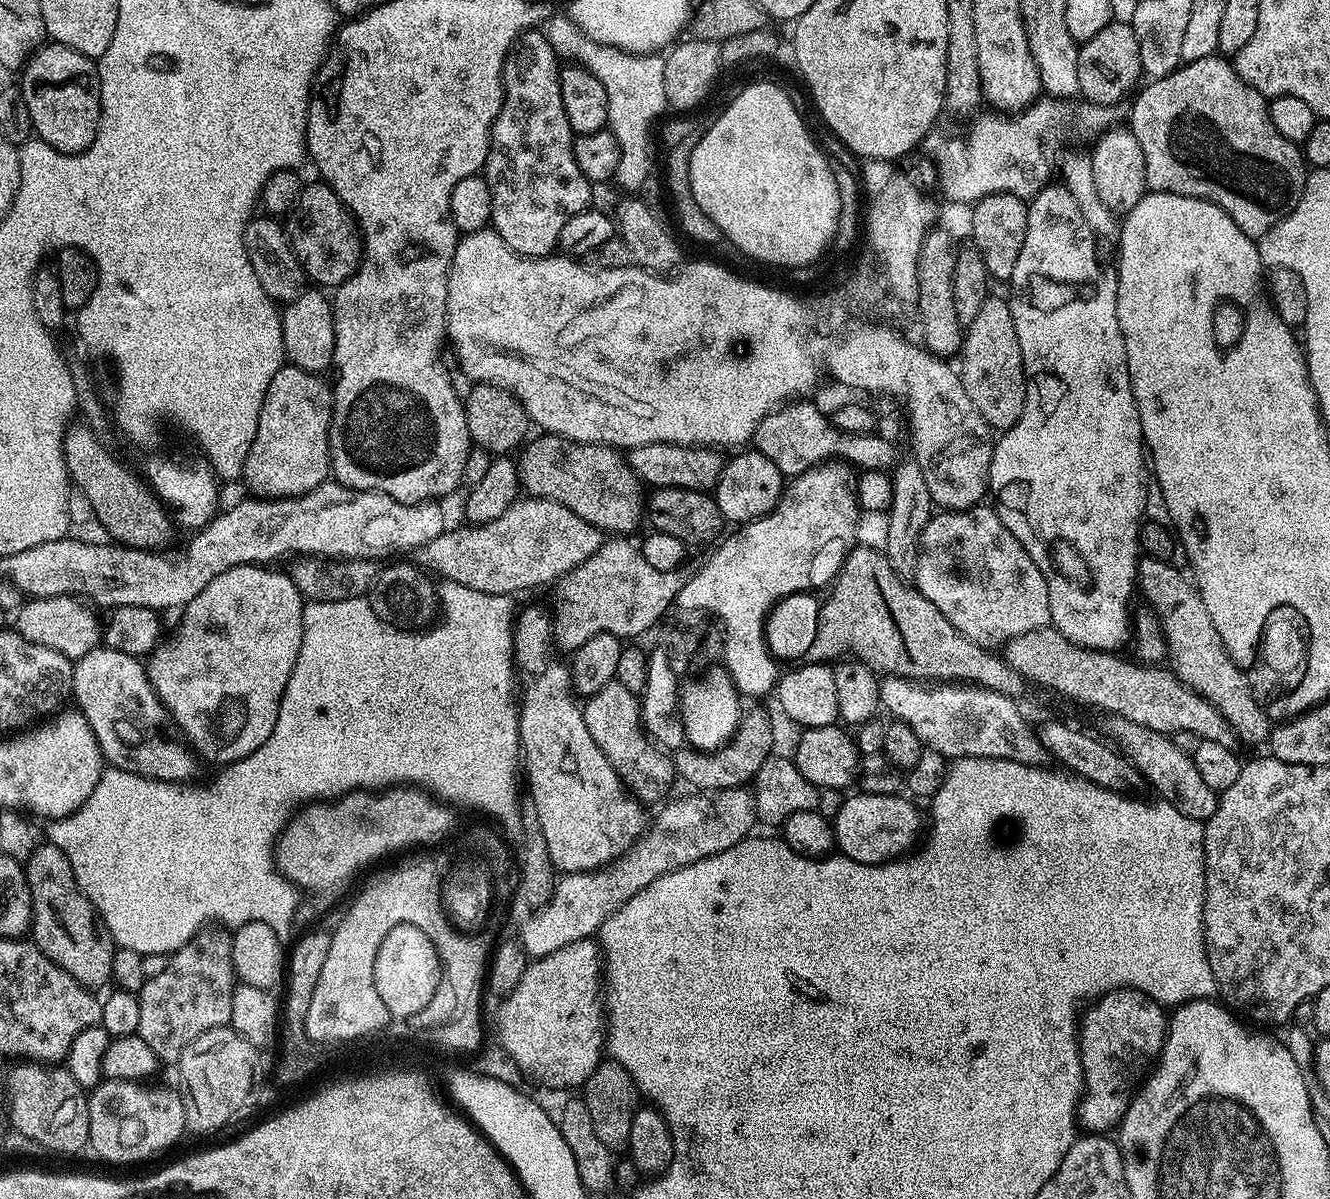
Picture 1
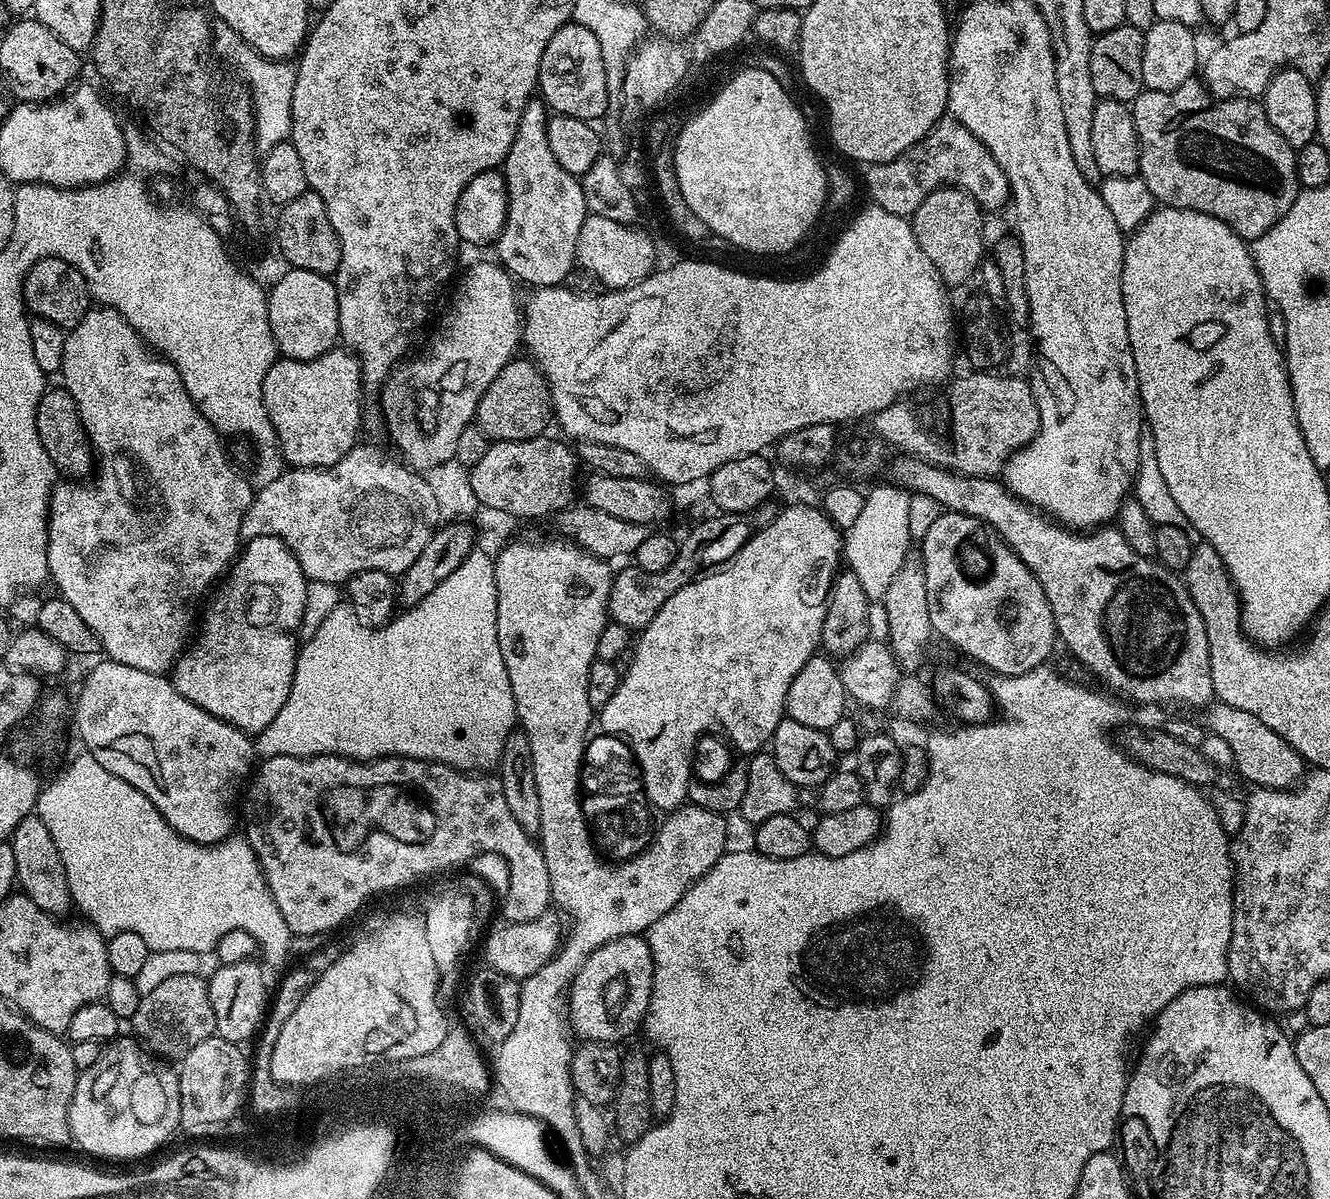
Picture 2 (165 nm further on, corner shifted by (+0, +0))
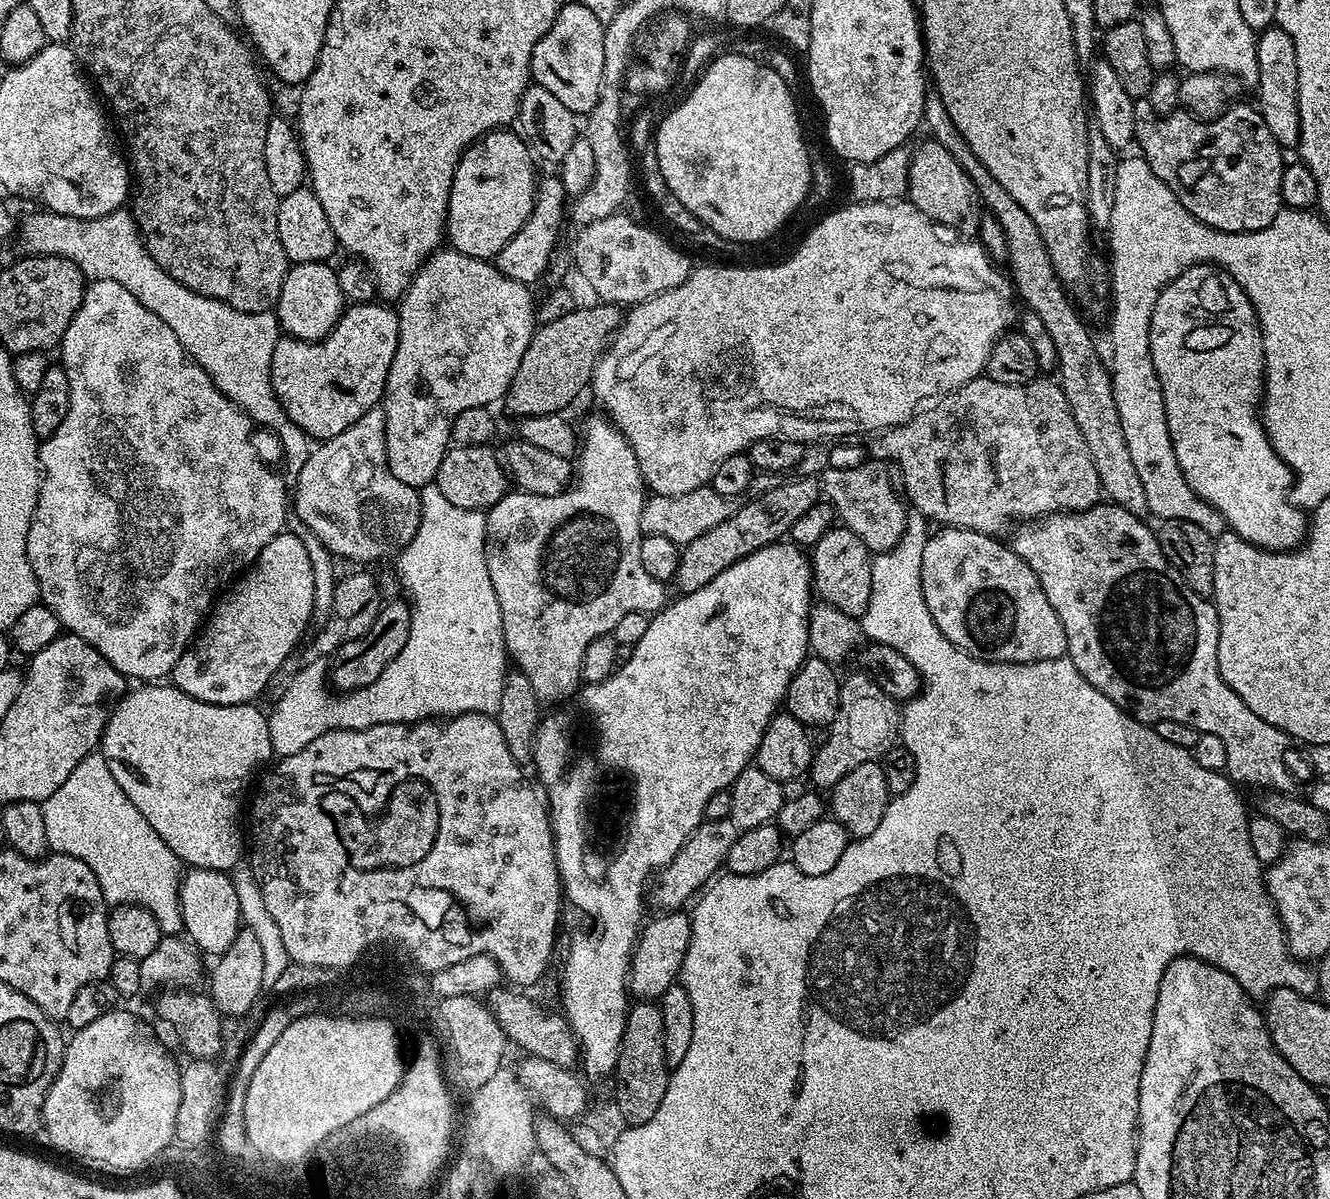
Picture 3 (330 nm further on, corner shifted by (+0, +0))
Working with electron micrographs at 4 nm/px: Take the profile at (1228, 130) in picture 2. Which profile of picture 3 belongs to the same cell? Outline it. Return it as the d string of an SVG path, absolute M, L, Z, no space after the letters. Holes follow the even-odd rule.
M1235 105L1211 122L1198 120L1183 110L1168 115L1144 112L1136 115L1139 155L1170 186L1191 216L1223 232L1253 232L1274 222L1282 207L1280 191L1286 157L1266 127L1259 107Z

